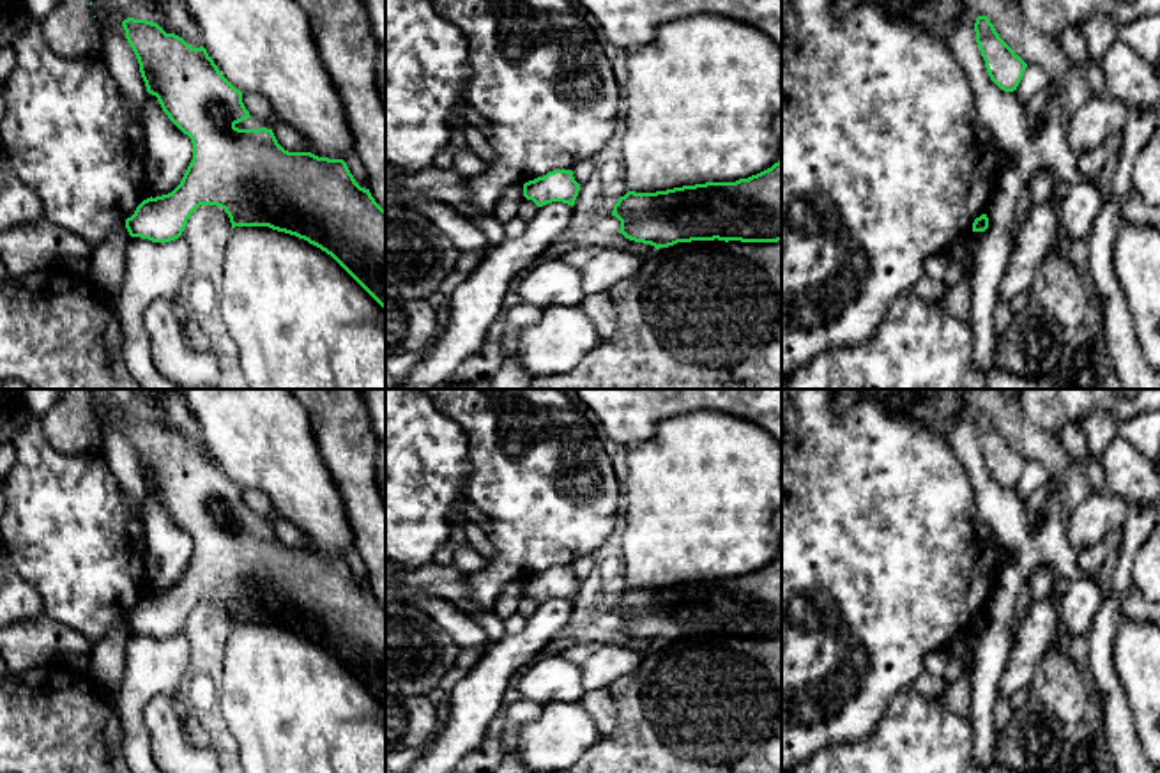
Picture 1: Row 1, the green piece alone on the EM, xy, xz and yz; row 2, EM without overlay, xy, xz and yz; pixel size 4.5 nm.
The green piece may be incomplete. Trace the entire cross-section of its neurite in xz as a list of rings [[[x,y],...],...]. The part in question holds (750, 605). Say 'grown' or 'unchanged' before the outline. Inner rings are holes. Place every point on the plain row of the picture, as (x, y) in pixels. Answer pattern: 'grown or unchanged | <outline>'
unchanged | [[[782,557],[736,578],[656,589],[628,587],[614,601],[626,635],[656,646],[691,637],[782,637]]]

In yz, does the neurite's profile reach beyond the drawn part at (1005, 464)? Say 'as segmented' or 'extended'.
as segmented

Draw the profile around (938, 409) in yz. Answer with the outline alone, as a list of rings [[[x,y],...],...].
[[[870,389],[868,393],[895,416],[905,416],[944,435],[969,402],[965,389]]]

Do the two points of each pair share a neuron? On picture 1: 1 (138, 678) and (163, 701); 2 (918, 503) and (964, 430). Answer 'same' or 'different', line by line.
1: different
2: different

